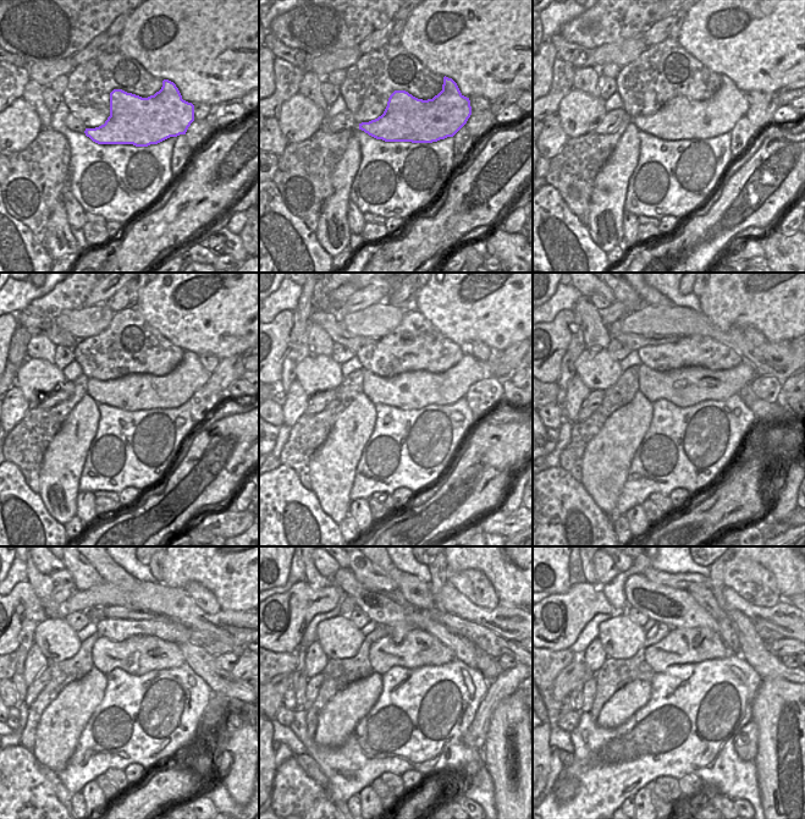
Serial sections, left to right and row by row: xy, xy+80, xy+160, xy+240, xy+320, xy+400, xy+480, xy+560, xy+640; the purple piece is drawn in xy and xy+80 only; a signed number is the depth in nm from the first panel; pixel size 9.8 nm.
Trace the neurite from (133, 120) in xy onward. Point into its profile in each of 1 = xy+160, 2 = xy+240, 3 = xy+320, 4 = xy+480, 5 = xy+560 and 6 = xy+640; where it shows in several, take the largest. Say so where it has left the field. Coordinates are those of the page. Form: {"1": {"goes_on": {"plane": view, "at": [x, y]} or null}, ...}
{"1": {"goes_on": {"plane": "xy+160", "at": [681, 117]}}, "2": {"goes_on": {"plane": "xy+240", "at": [134, 391]}}, "3": {"goes_on": {"plane": "xy+320", "at": [409, 390]}}, "4": {"goes_on": {"plane": "xy+480", "at": [137, 655]}}, "5": {"goes_on": {"plane": "xy+560", "at": [418, 648]}}, "6": {"goes_on": {"plane": "xy+640", "at": [681, 646]}}}

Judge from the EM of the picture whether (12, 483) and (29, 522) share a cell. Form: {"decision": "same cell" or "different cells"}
{"decision": "same cell"}

